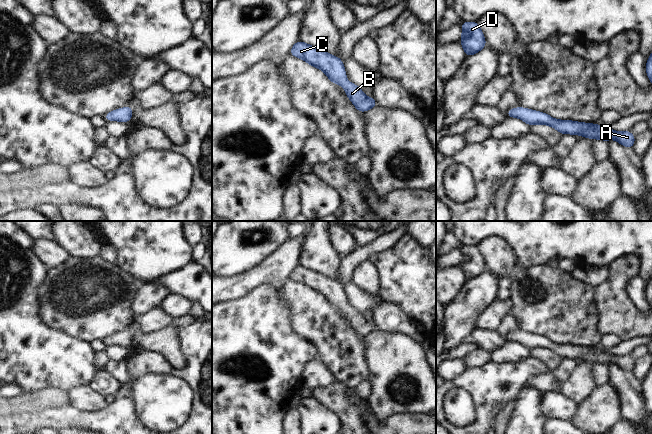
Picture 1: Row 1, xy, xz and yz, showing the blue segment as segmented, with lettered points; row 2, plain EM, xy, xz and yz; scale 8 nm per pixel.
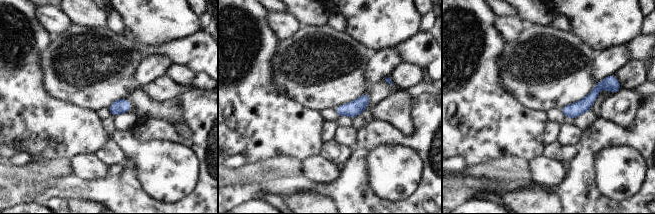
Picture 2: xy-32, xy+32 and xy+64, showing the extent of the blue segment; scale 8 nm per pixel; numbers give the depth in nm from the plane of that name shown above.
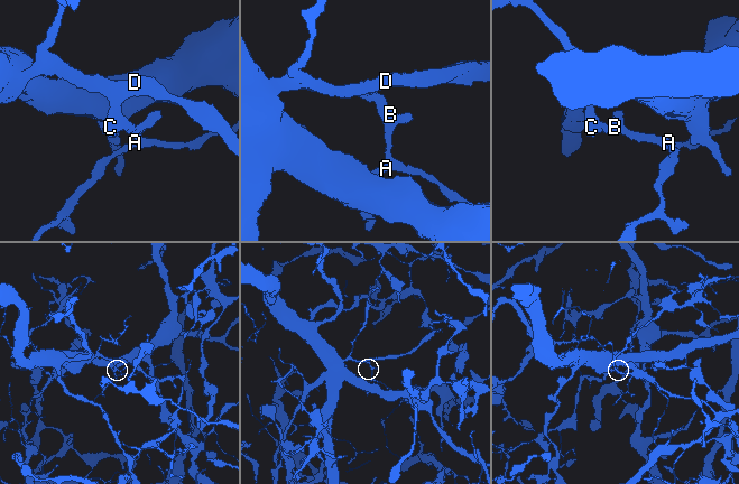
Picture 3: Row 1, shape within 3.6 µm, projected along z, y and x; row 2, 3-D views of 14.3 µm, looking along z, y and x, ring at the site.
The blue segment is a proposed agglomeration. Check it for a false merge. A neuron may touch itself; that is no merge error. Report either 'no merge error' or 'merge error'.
no merge error

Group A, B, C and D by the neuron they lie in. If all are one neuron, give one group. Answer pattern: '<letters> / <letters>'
A B C D

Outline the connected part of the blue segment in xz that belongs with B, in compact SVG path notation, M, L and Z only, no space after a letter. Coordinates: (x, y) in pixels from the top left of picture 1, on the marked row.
M300 40L293 45L289 53L303 59L311 66L321 69L331 82L343 86L348 98L358 111L366 112L377 106L373 97L366 97L363 94L363 89L356 84L348 82L344 63L339 57L303 43Z

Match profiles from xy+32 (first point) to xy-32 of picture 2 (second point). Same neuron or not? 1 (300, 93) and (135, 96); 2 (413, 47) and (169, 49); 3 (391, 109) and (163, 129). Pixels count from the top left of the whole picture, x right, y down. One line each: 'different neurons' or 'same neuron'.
1: different neurons
2: same neuron
3: different neurons

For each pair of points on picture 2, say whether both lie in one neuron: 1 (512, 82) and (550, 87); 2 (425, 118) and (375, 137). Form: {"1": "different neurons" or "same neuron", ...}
{"1": "same neuron", "2": "same neuron"}

